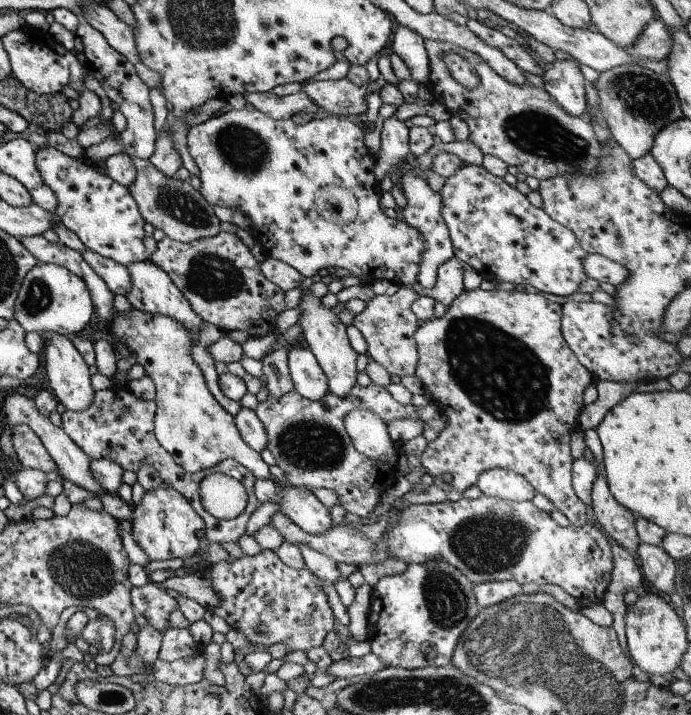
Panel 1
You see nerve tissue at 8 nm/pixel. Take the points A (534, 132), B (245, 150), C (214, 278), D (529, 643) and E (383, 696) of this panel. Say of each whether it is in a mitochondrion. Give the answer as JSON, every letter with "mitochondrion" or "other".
{"A":"mitochondrion","B":"mitochondrion","C":"mitochondrion","D":"mitochondrion","E":"mitochondrion"}

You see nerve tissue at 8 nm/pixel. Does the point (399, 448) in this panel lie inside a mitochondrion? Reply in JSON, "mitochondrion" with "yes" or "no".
{"mitochondrion":"no"}

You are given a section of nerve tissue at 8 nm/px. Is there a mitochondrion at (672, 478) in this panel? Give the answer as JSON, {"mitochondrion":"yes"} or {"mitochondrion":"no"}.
{"mitochondrion":"no"}

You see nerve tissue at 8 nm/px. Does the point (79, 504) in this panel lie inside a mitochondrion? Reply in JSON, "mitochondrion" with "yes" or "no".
{"mitochondrion":"no"}

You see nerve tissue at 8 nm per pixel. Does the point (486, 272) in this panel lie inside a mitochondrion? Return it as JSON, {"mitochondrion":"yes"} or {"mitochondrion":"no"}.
{"mitochondrion":"no"}

